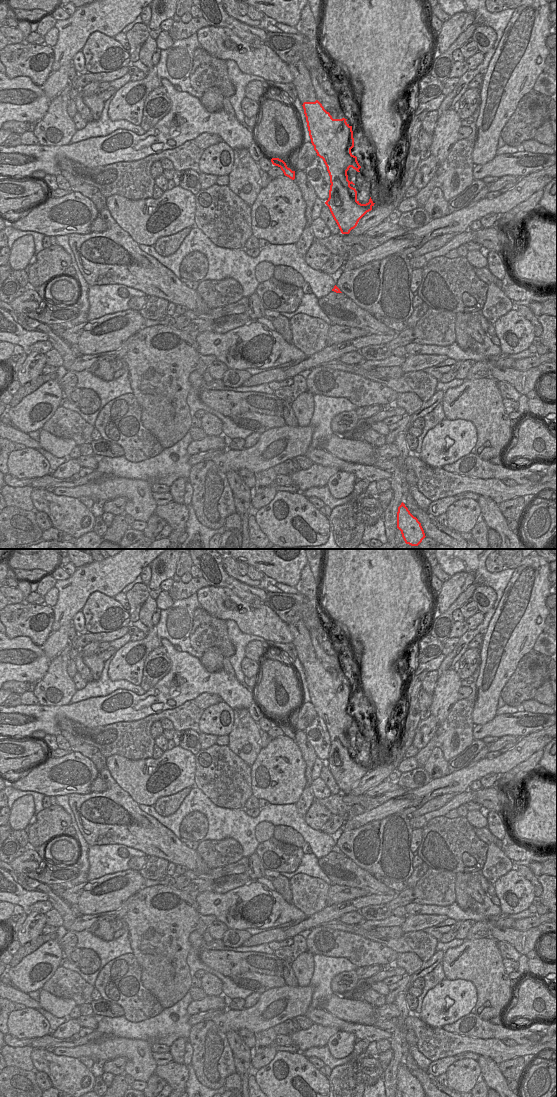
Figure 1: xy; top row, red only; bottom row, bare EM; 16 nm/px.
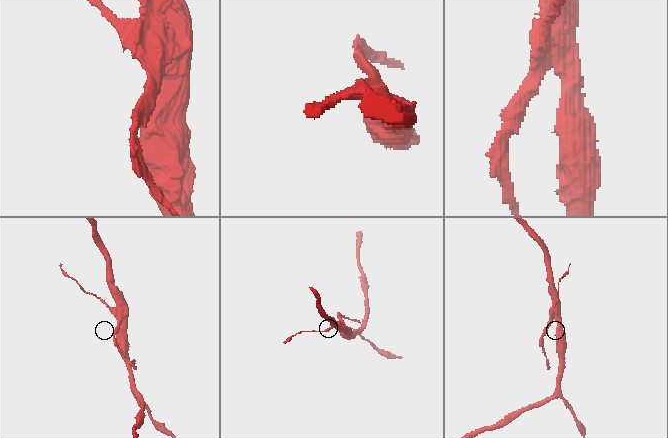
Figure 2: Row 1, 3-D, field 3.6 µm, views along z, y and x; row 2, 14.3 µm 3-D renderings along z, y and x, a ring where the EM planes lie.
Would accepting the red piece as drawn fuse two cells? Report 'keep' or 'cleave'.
cleave

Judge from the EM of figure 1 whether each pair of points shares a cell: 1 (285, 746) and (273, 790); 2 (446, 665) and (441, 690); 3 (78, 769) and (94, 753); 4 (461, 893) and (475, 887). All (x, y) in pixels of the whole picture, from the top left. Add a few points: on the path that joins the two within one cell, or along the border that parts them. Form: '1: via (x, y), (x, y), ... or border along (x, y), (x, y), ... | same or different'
1: via (288, 757), (290, 763), (284, 769), (279, 779) | same
2: border along (454, 668), (440, 673) | different
3: border along (71, 751), (77, 751), (86, 756), (99, 771) | different
4: border along (471, 873), (467, 887), (470, 896) | different

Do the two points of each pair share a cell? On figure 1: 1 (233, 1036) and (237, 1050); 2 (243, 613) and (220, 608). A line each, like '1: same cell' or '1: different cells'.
1: same cell
2: same cell

